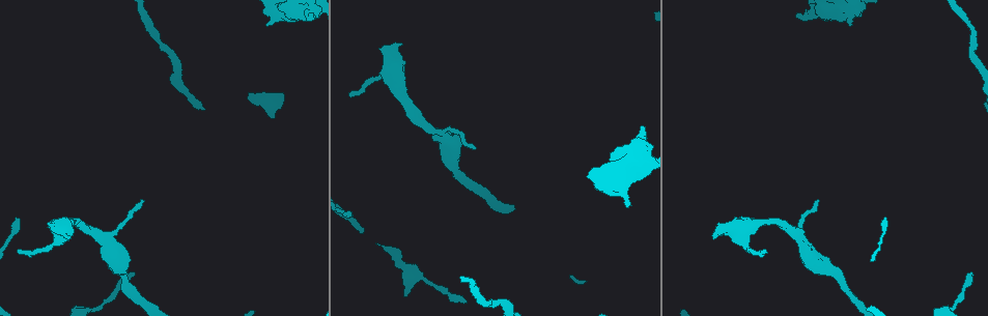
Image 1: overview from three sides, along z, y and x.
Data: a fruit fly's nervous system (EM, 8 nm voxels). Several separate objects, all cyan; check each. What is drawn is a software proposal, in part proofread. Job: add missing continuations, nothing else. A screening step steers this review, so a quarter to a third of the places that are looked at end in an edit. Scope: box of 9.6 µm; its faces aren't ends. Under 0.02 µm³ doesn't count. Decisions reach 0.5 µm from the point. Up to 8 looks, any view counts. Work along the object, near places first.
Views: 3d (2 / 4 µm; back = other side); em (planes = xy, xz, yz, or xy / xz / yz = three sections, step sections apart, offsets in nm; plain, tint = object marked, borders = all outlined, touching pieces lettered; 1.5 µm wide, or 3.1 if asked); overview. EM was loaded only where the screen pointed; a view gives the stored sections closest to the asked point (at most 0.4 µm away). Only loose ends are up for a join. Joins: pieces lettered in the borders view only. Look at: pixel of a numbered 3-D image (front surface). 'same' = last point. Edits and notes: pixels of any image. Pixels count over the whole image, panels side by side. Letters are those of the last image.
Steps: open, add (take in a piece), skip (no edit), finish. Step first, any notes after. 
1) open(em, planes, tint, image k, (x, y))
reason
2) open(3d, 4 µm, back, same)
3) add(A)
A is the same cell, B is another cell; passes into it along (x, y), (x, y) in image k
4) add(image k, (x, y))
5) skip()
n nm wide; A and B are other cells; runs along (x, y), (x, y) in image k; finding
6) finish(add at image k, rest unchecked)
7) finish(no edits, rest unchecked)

open(3d, 4 µm, image 1, (795, 15))
an open end

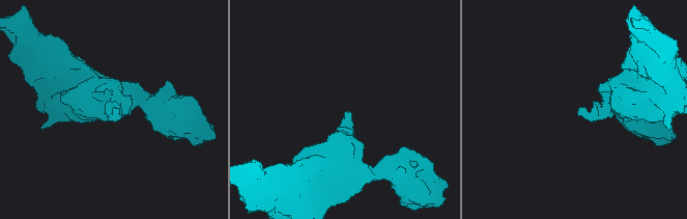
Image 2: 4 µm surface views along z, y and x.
open(em, planes, borders, image 2, (579, 110))
need the tissue

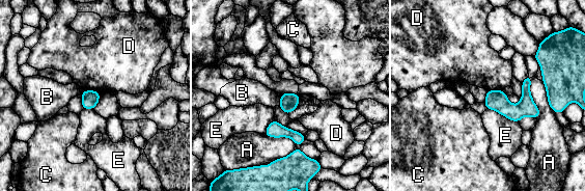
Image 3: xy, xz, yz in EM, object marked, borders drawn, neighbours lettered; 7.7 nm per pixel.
skip()
A, B, C, D and E are other cells; border along (84, 89), (96, 90), (100, 93) in image 3; none of them fits

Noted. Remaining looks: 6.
open(em, yz, step 8, tint, image 1, (465, 302))

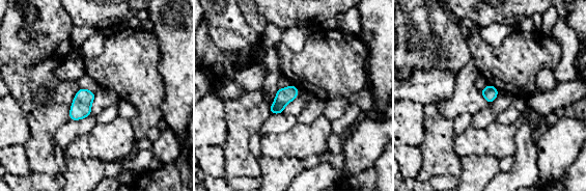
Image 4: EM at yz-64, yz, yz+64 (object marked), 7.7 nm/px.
open(em, yz, step 8, borders, same)
what lies round it

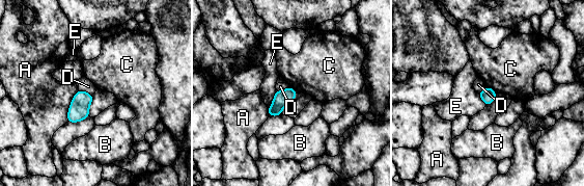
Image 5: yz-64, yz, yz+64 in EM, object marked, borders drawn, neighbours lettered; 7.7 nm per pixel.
skip()
A touches over 260 nm; A, B, C, D and E are other cells; border along (487, 85), (497, 92) in image 5; none of them fits

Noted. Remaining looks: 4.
open(em, planes, tint, image 1, (716, 229))
branch stops here

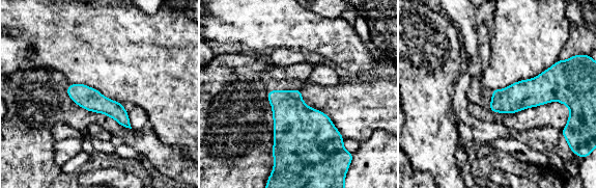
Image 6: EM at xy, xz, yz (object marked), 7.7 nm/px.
open(em, planes, borders, same)

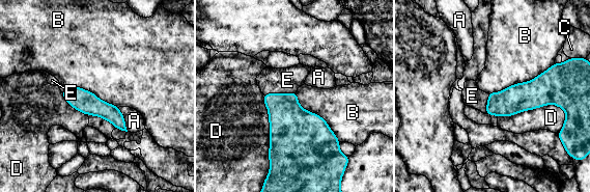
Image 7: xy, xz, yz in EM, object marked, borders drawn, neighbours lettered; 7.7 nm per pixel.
add(E)
E is the same cell, A, B, C and D are other cells; passes into it along (289, 124), (279, 93), (287, 80) in image 7; the neuron continues

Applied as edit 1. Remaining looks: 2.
finish(add at image 7, rest unchecked)

